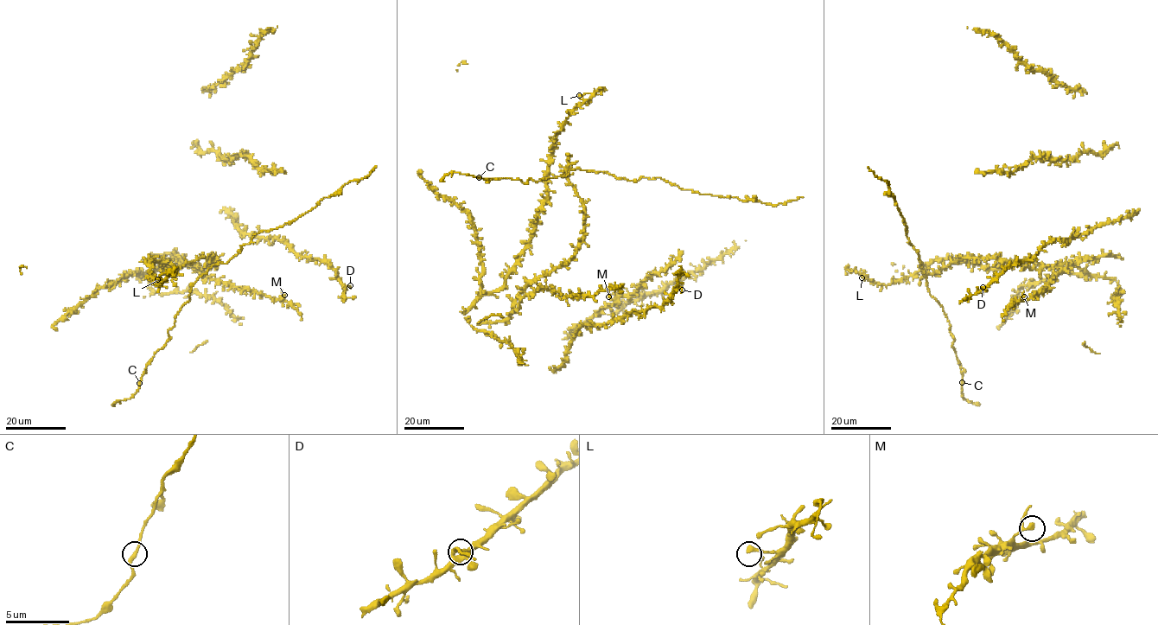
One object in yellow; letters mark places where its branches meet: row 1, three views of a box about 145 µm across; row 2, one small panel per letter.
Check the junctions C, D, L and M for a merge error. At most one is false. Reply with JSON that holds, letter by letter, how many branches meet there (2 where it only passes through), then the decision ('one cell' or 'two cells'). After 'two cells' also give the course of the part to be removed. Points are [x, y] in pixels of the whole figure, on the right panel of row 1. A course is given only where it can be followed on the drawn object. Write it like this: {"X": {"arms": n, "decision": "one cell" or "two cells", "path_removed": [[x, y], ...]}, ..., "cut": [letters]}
{"C": {"arms": 2, "decision": "one cell"}, "D": {"arms": 2, "decision": "one cell"}, "L": {"arms": 2, "decision": "one cell"}, "M": {"arms": 2, "decision": "one cell"}, "cut": []}

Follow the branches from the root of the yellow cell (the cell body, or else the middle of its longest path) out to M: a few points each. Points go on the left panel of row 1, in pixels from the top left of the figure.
M: (234, 286), (252, 289), (274, 299), (284, 295)

